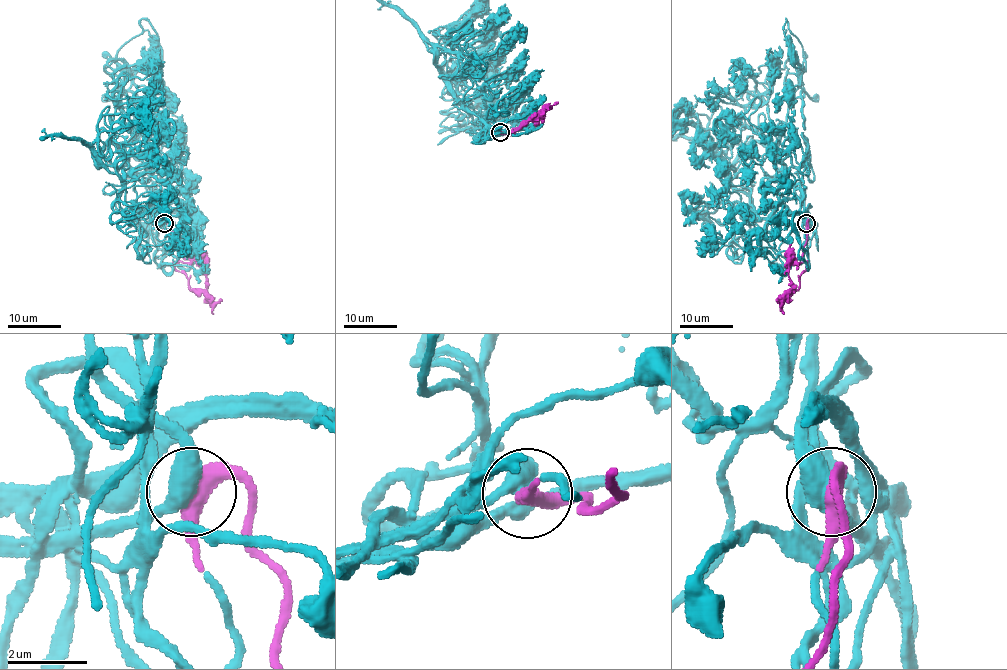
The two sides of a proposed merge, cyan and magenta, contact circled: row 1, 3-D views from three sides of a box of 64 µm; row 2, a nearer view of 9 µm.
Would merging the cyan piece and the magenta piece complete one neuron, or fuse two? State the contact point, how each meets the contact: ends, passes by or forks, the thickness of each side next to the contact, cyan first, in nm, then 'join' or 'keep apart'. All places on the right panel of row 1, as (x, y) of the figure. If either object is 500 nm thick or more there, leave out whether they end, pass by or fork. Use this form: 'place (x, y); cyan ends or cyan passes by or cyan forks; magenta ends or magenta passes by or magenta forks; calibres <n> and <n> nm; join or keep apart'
place (806, 223); cyan passes by; magenta passes by; calibres 460 and 440 nm; join

